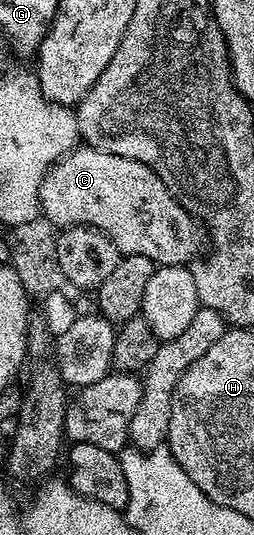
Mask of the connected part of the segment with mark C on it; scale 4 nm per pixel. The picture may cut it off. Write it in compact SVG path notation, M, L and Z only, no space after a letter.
M86 144L60 158L44 174L39 193L39 209L42 217L47 217L55 228L92 226L114 240L120 255L149 256L149 260L153 260L159 266L194 263L205 250L205 231L202 225L174 198L171 188L148 166L137 160L129 160L125 156L113 156L109 152L94 150Z

